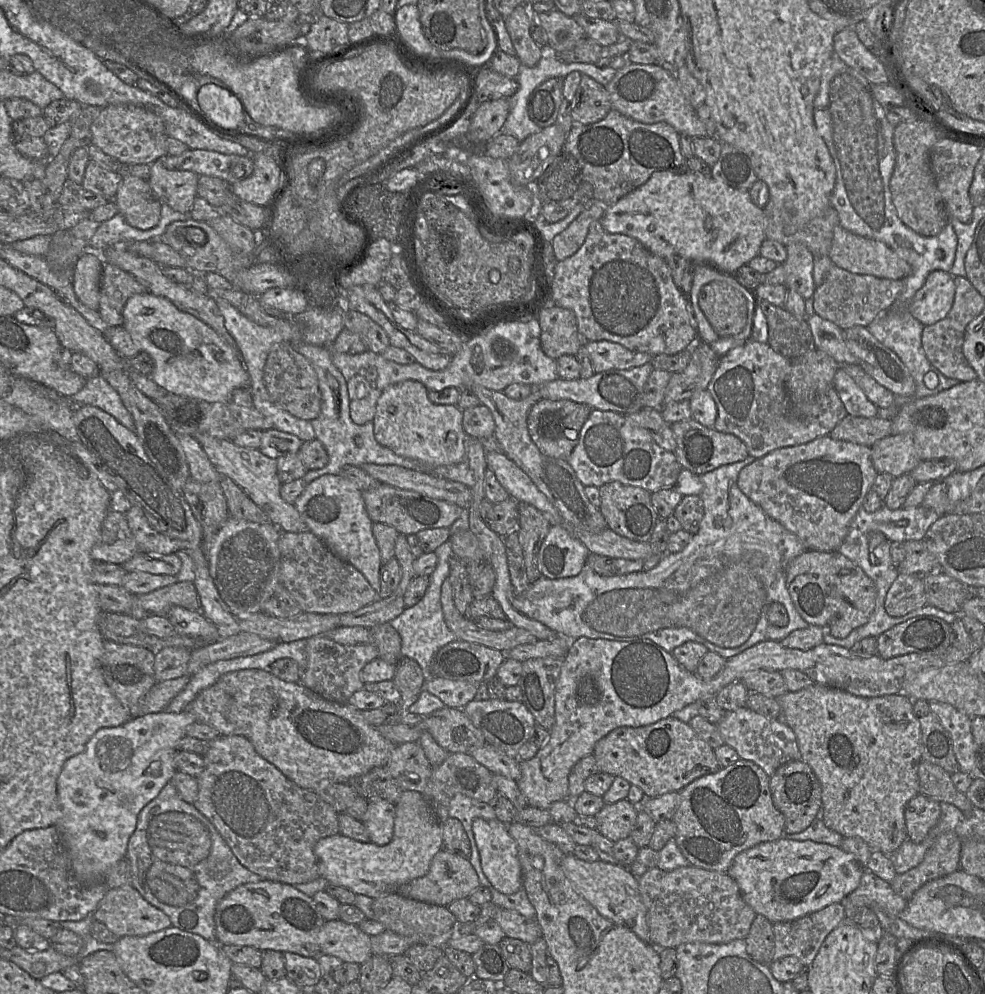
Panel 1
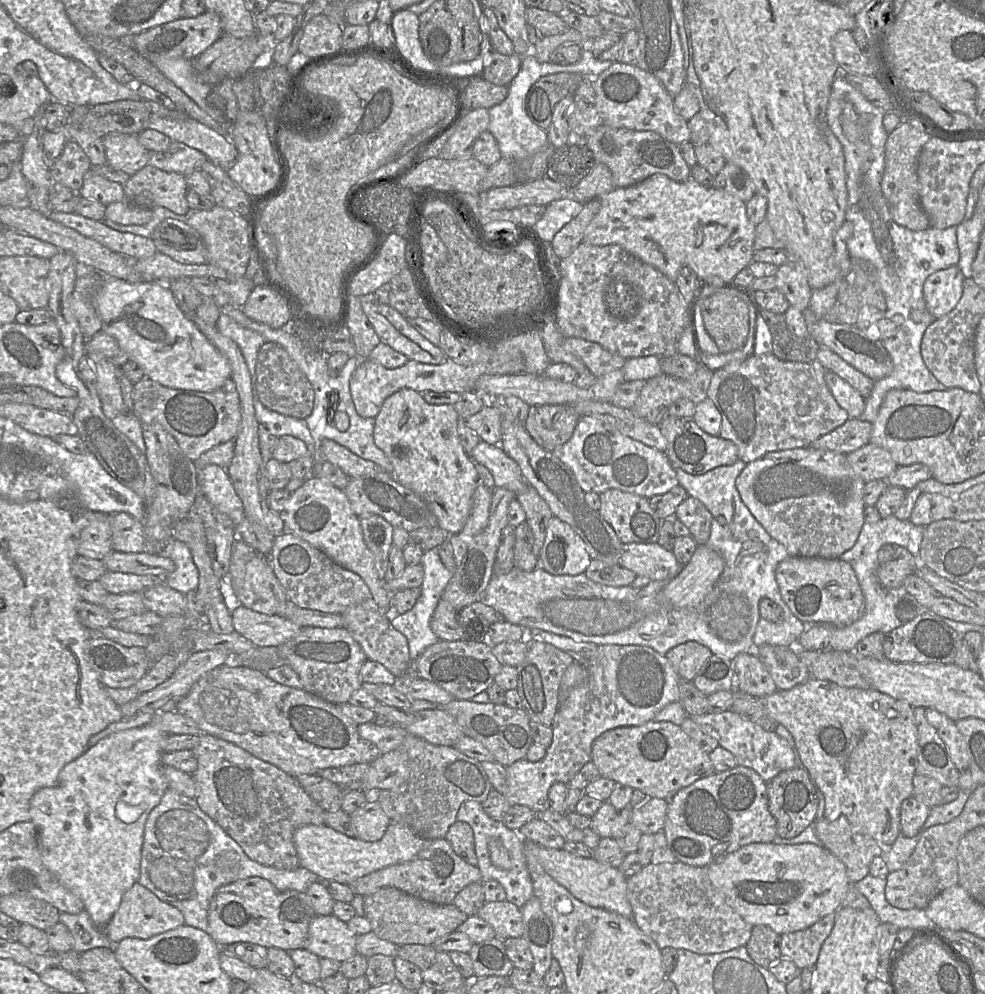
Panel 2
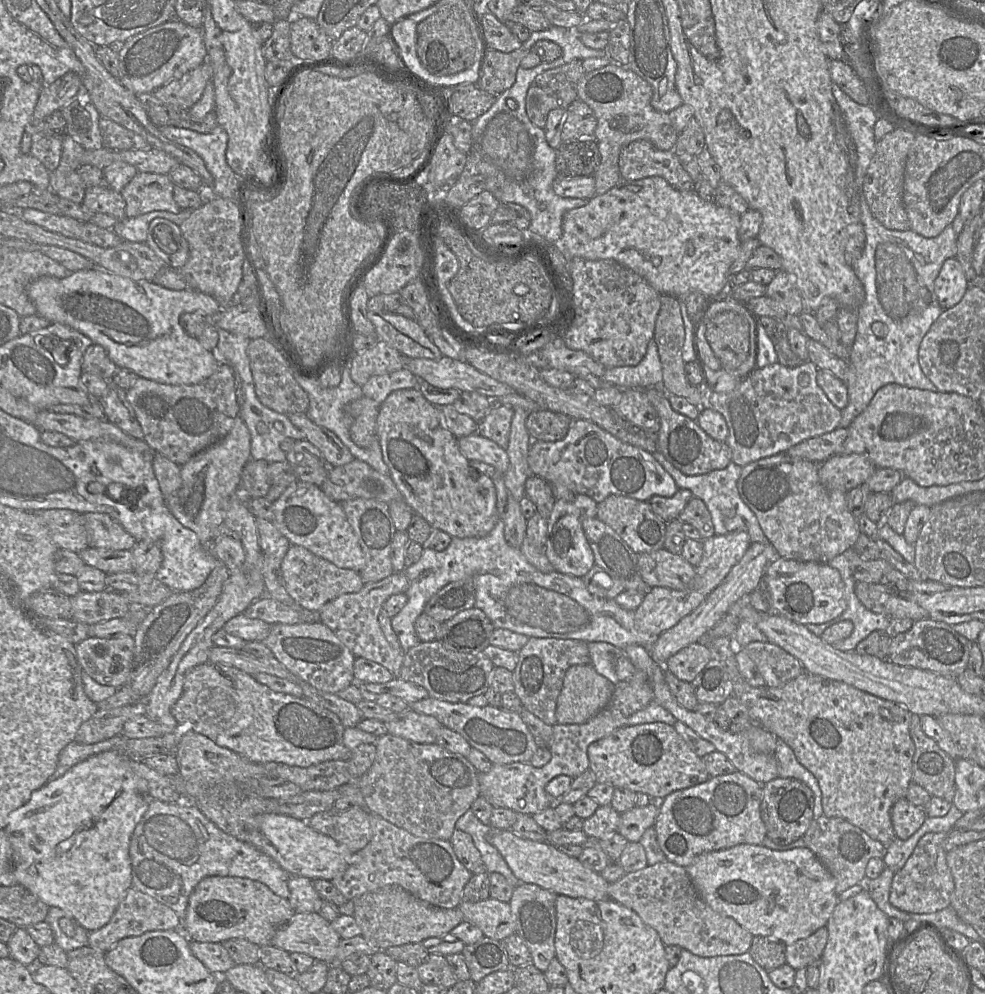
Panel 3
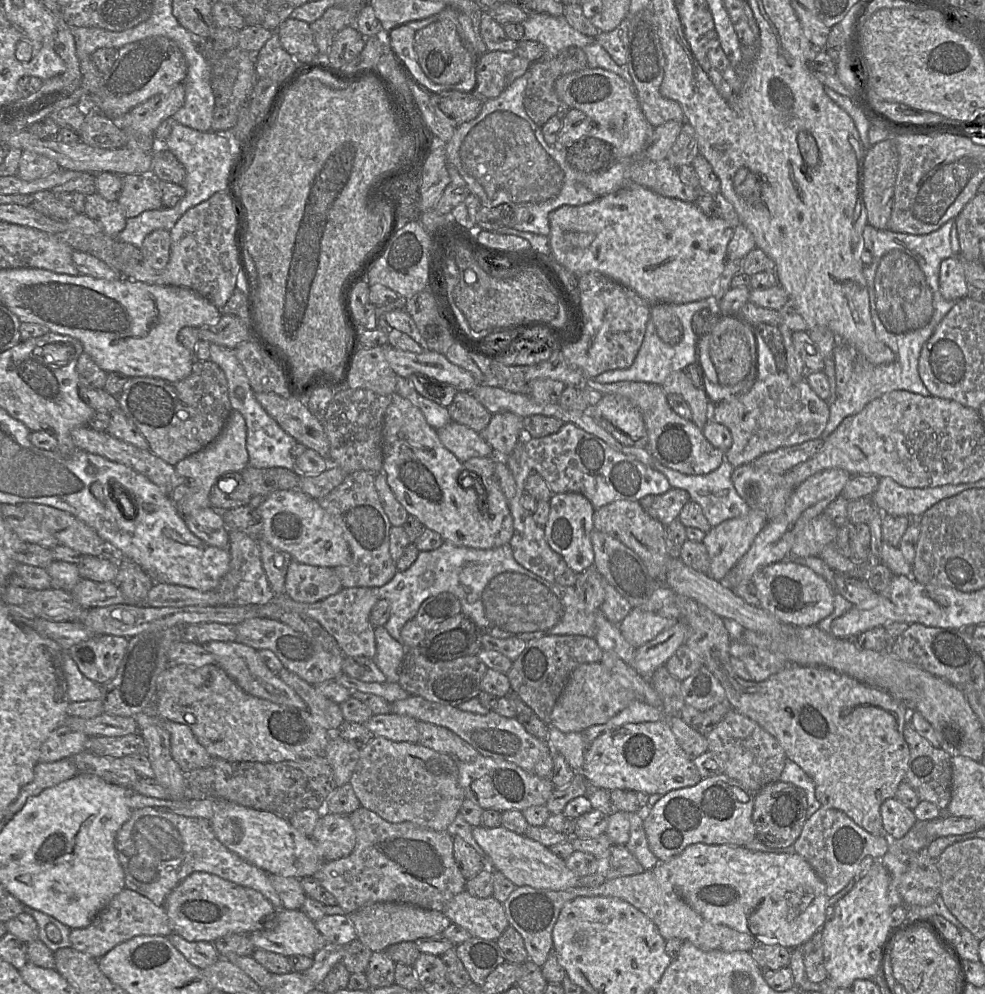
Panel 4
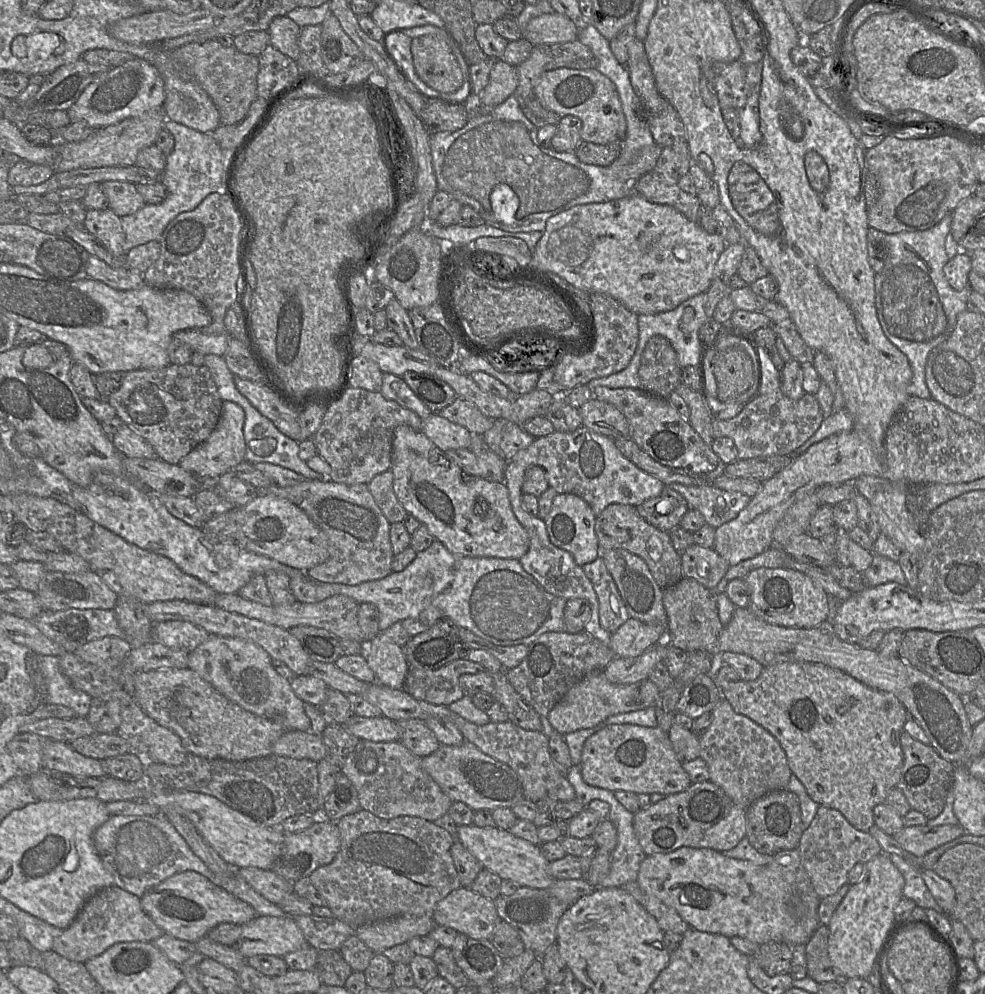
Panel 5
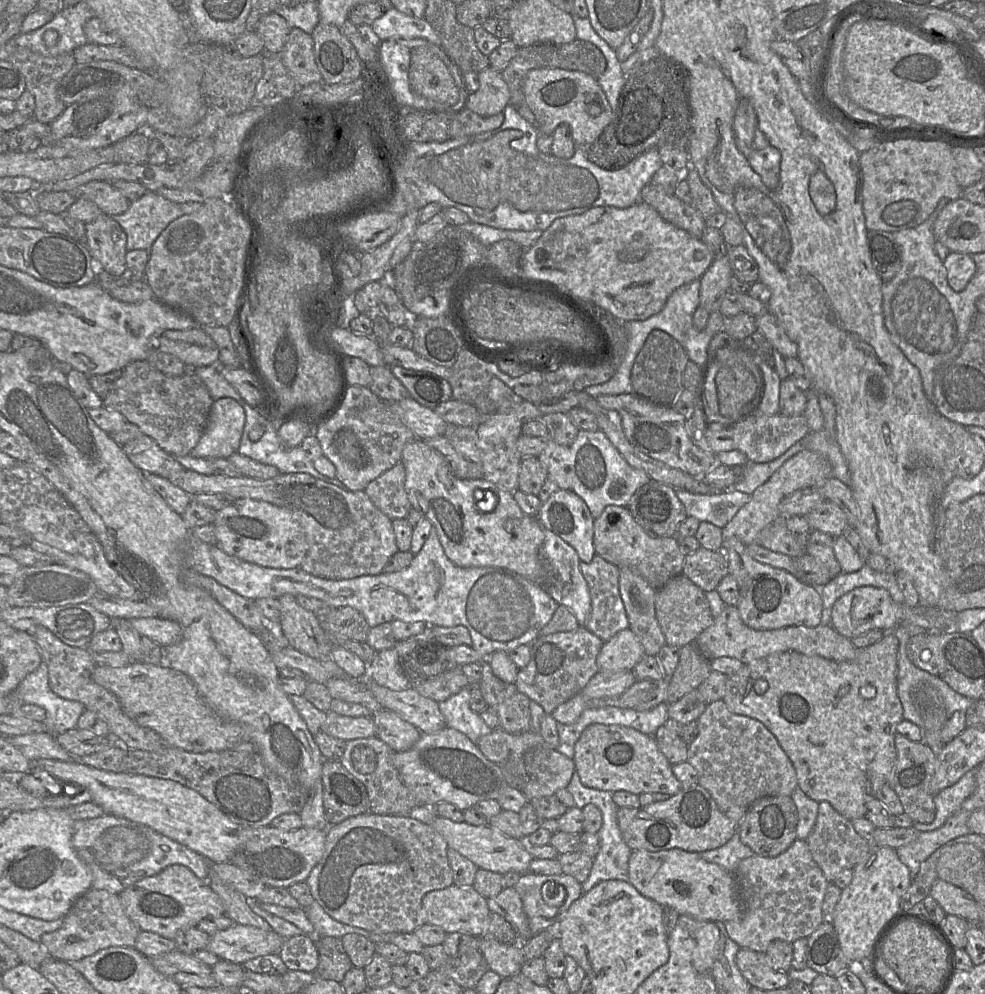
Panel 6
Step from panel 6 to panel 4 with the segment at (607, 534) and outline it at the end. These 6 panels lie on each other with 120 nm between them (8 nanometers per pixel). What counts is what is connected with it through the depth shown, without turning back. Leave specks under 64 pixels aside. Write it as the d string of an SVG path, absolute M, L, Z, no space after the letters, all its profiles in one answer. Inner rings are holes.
M618 500L596 509L594 529L608 534L634 551L644 562L650 576L660 584L671 559L666 547L666 526L648 515L638 501Z

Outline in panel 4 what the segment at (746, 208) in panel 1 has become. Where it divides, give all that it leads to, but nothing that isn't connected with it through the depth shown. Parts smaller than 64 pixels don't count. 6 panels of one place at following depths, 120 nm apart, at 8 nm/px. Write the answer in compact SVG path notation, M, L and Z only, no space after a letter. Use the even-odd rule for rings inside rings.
M632 181L591 203L557 208L549 214L549 223L551 256L556 262L578 278L587 272L600 272L633 290L651 306L713 298L727 262L727 246L735 230L721 217L706 216L695 203L659 195Z

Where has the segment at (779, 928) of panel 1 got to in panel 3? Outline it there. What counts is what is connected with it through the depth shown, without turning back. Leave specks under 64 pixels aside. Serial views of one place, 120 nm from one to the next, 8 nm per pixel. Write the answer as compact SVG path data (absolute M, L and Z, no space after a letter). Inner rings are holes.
M823 926L810 936L786 946L786 963L794 970L806 968L822 956L827 943L828 930Z

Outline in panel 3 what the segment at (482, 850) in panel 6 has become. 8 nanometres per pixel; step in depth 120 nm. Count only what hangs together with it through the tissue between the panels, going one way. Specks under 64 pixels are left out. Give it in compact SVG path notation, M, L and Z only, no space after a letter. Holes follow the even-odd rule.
M492 829L487 834L487 841L499 851L520 883L535 884L556 895L572 898L609 899L609 883L599 873L585 867L578 858L559 851L557 846L521 838L511 830L502 829Z

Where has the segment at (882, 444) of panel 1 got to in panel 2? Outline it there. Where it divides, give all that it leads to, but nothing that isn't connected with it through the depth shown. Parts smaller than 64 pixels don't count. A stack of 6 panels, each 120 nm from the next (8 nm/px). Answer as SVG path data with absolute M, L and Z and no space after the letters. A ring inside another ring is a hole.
M872 443L848 453L846 458L865 483L877 479L886 480L898 467L887 450Z

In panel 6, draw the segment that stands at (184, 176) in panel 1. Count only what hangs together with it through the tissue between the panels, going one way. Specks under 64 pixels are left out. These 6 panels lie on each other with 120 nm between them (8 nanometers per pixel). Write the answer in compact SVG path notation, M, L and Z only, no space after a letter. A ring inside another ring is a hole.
M91 181L69 192L76 199L87 199L108 216L123 214L131 202L112 184L103 181Z

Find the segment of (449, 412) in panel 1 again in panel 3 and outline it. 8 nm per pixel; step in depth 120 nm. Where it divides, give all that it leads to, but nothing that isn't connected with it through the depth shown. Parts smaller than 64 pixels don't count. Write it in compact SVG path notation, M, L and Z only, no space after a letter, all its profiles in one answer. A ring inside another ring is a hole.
M418 388L396 390L387 396L379 406L376 434L380 443L383 461L389 468L389 475L402 494L404 501L412 508L414 513L421 515L434 529L443 530L451 537L484 537L492 531L499 520L497 495L493 480L470 465L469 460L460 452L456 436L445 426L442 426L441 414L438 409L424 398Z

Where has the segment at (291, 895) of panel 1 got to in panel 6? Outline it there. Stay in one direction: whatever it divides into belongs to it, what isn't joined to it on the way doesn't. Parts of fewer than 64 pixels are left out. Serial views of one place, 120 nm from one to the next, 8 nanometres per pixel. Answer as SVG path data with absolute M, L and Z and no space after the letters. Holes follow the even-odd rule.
M171 865L157 875L144 878L128 887L120 894L127 916L140 928L173 940L186 929L196 927L207 917L225 915L225 907L220 897L208 882L198 878L183 865Z

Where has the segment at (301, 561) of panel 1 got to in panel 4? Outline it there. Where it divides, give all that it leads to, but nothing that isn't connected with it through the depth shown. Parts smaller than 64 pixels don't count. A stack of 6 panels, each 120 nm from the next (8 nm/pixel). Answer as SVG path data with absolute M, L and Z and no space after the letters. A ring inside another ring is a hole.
M292 560L289 564L285 593L294 601L315 603L343 589L333 568L311 566Z

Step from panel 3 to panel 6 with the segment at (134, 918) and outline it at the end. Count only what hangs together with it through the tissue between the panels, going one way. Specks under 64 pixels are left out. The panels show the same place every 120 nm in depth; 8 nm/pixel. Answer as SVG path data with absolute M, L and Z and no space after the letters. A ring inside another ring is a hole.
M90 889L76 900L62 926L43 934L39 942L52 958L77 961L110 947L134 947L140 931L127 916L118 894Z

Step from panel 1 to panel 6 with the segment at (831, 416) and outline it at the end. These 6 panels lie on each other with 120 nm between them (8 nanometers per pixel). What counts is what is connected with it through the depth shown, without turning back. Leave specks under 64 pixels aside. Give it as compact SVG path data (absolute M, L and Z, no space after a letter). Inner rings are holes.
M756 413L732 425L708 424L705 436L715 454L738 450L747 456L749 462L768 463L783 455L809 433L809 426L803 414L786 417L780 413L773 416Z

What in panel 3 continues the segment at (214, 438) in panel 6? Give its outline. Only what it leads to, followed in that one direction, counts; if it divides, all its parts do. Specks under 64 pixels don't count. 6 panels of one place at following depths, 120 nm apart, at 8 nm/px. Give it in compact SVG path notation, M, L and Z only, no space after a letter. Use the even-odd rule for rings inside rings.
M238 415L231 431L221 440L192 456L181 466L181 487L166 501L170 513L186 528L192 530L200 543L211 550L217 527L223 523L230 499L236 494L242 471L251 460L251 436Z

